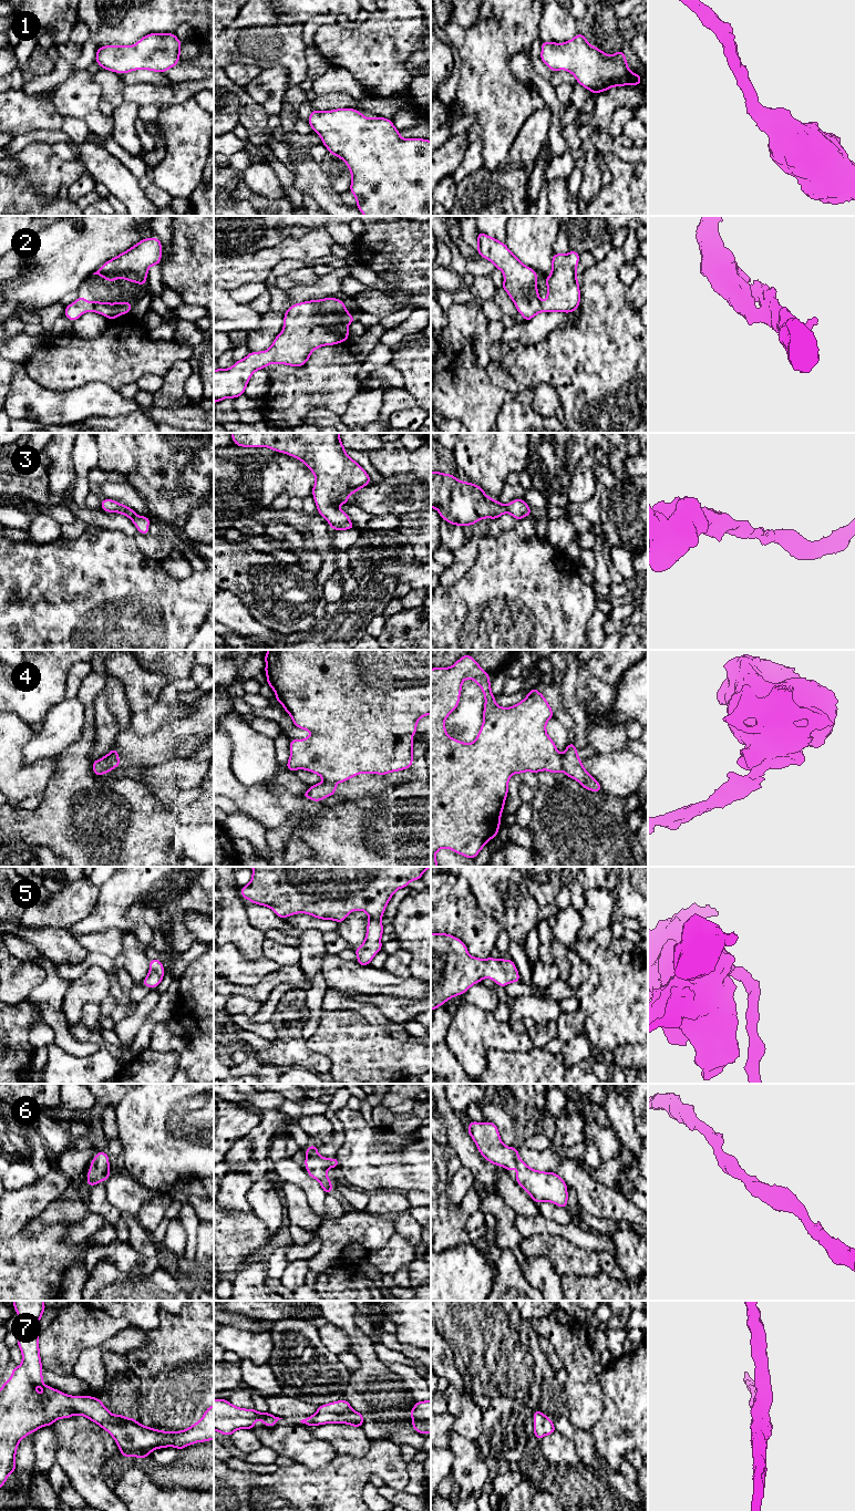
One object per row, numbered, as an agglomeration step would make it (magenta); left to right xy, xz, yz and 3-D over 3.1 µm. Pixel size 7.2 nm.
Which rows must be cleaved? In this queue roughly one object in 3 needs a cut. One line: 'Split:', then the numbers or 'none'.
Split: 4

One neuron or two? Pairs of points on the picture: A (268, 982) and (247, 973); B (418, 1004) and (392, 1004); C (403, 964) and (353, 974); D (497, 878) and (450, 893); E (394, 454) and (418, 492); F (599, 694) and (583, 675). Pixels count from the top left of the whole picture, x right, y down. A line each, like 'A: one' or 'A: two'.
A: two
B: one
C: two
D: two
E: two
F: one

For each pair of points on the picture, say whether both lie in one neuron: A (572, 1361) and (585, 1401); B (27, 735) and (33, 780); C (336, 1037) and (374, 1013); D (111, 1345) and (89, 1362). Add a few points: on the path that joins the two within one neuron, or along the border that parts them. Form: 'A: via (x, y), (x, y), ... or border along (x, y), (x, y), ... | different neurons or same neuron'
A: via (580, 1370), (584, 1392) | same neuron
B: via (17, 747), (17, 766), (21, 770) | same neuron
C: border along (340, 1011), (357, 1011), (369, 1022), (380, 1025) | different neurons
D: via (105, 1346), (93, 1356) | same neuron

